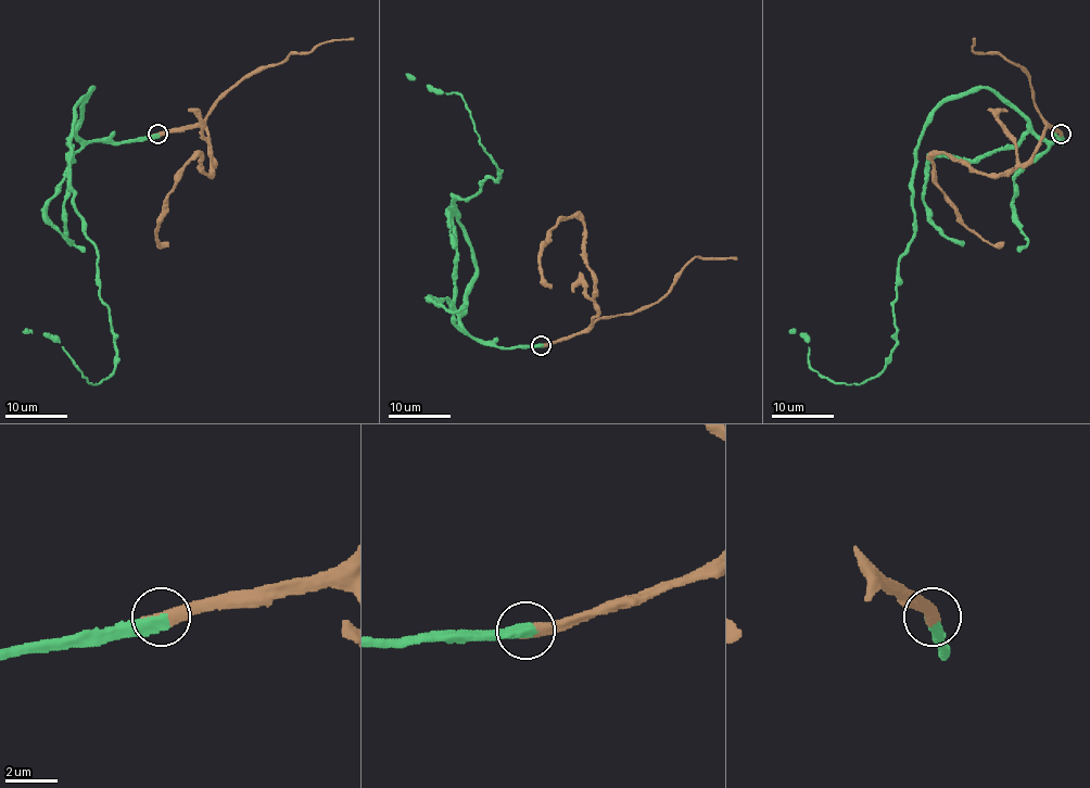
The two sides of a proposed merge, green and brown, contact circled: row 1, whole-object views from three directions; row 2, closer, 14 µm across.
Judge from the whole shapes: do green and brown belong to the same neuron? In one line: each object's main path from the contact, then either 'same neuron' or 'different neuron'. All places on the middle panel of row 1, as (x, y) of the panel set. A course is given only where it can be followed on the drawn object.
green via (541, 345), (485, 345), (460, 322), (474, 256), (453, 199), (468, 199), (499, 169), (459, 94), (406, 74) | brown via (541, 345), (584, 333), (598, 312), (581, 220), (563, 217), (549, 231), (541, 270), (552, 288) | same neuron

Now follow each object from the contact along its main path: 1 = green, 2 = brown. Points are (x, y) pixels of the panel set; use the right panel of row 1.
1: (1061, 135), (1049, 142), (985, 87), (950, 96), (917, 147), (890, 360), (861, 384), (835, 382), (789, 331)
2: (1061, 135), (1049, 126), (1027, 161), (1000, 174), (936, 154), (933, 178), (957, 215), (986, 240), (1003, 242)

